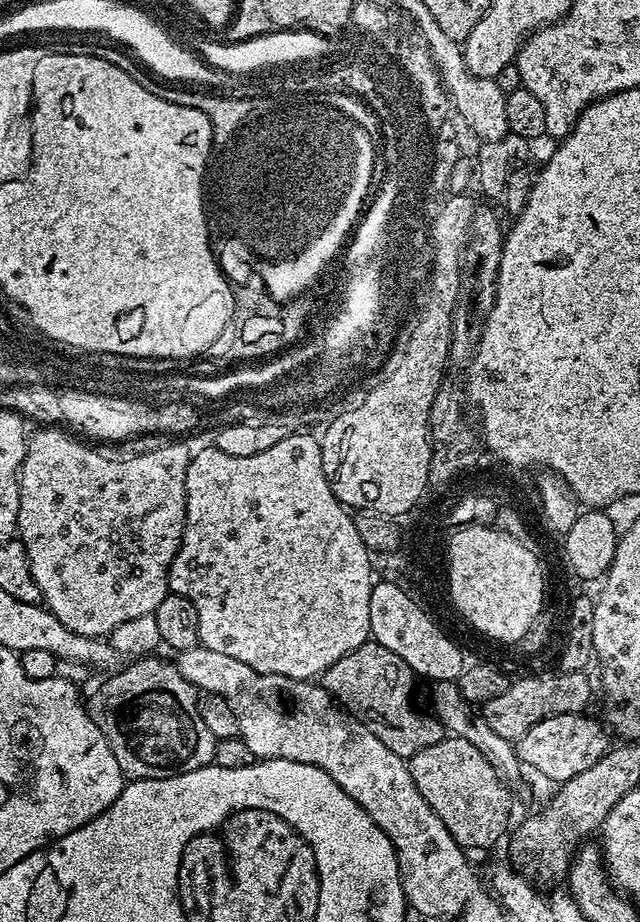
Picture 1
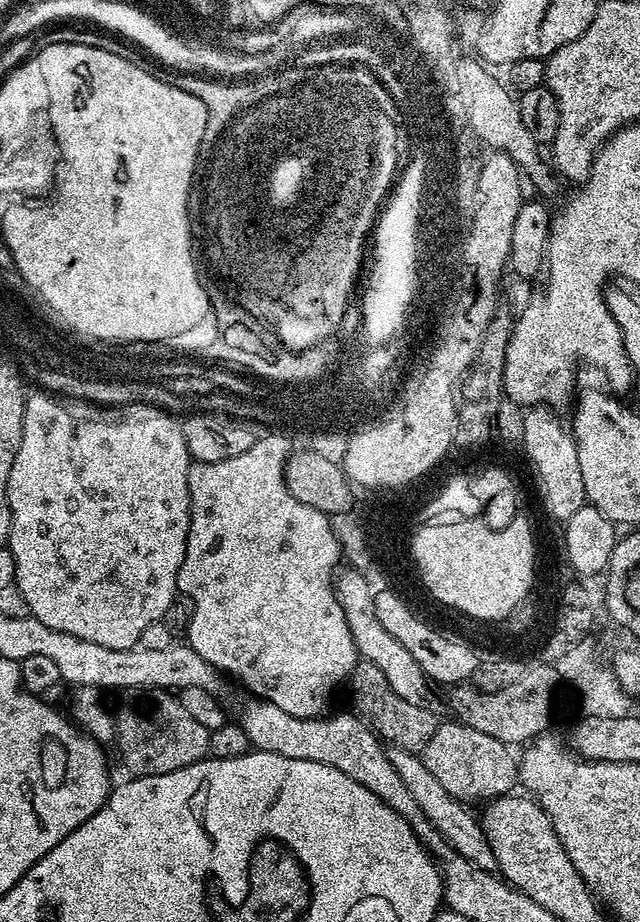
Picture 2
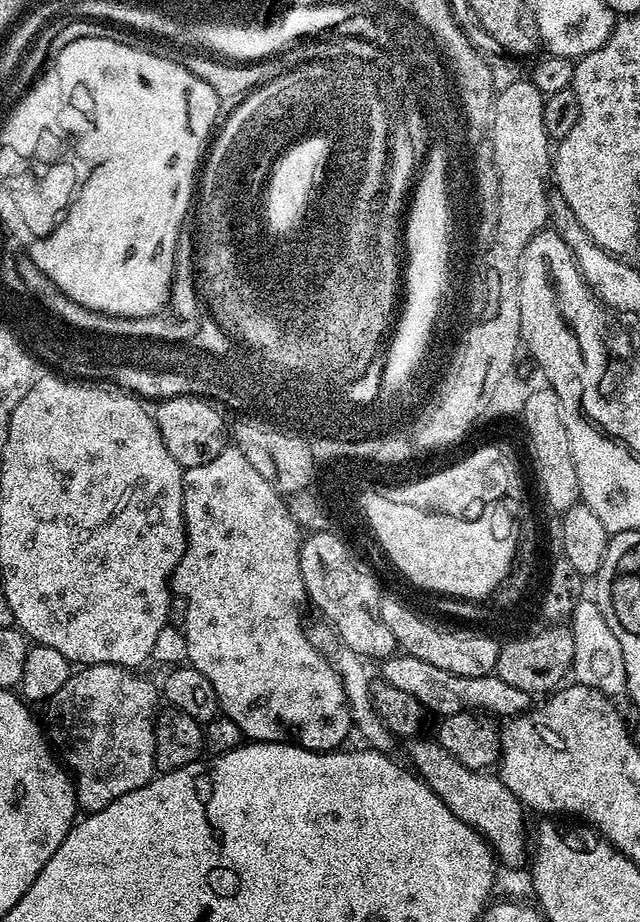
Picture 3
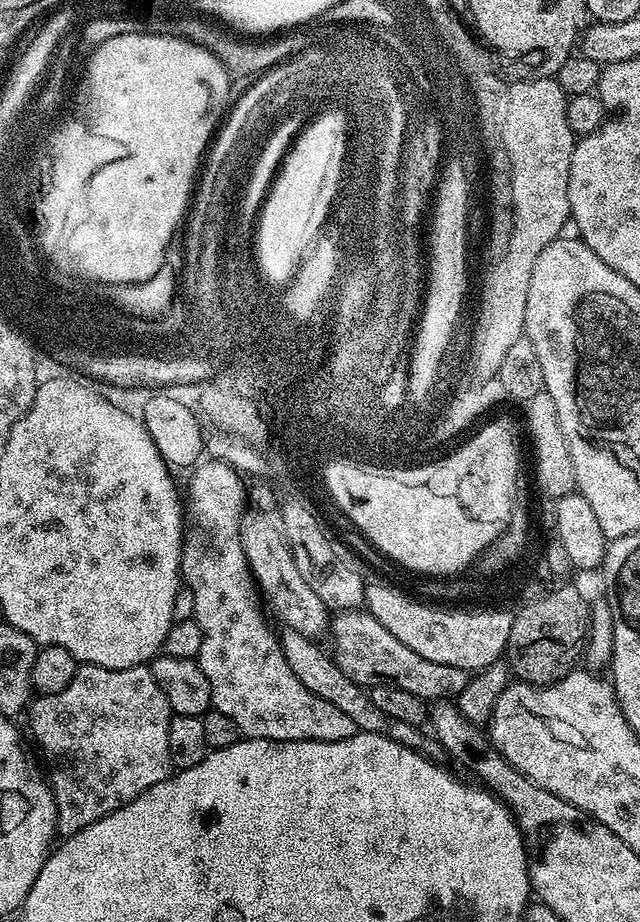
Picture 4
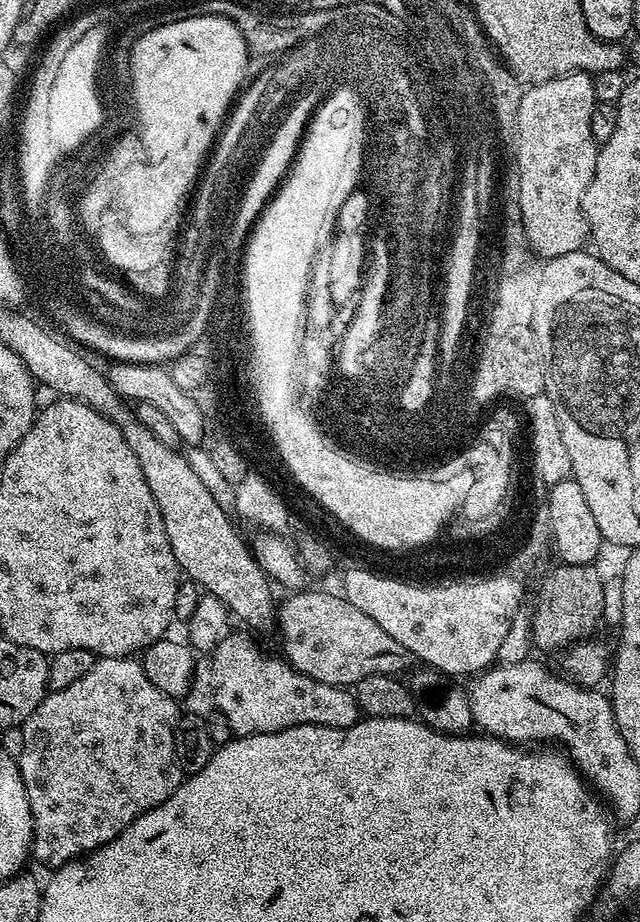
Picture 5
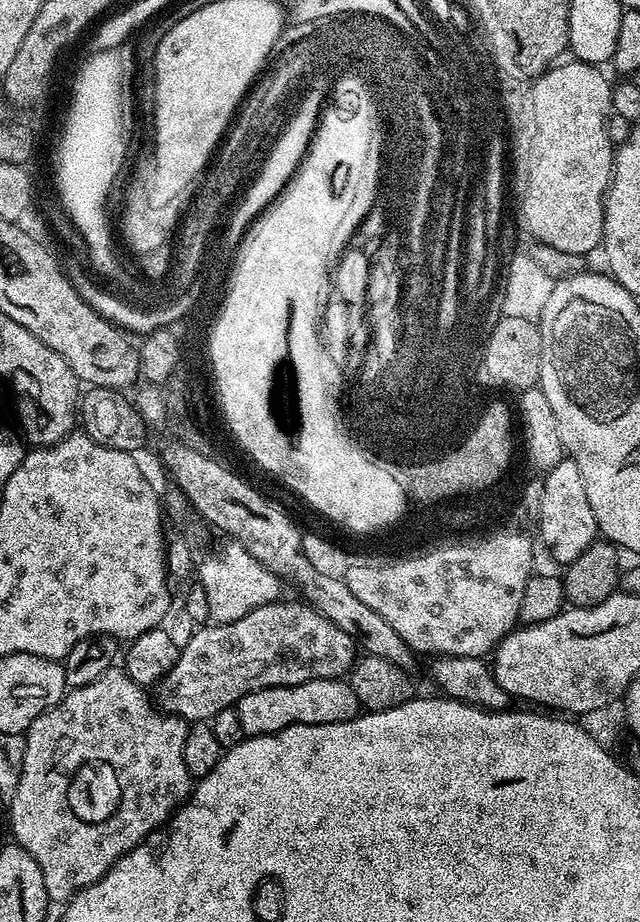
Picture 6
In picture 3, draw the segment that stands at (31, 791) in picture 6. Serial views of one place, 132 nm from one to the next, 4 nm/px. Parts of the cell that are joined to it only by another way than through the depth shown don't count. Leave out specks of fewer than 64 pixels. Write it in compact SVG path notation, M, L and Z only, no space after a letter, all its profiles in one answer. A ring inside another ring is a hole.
M89 664L81 667L79 670L73 671L72 676L66 682L66 686L62 686L62 690L58 690L58 694L54 694L52 700L47 701L48 708L48 732L46 728L46 736L54 745L55 751L58 753L59 759L66 765L76 786L76 802L77 805L85 813L97 812L105 808L110 802L114 802L118 798L122 798L122 794L130 794L130 790L138 790L142 786L146 786L146 782L150 782L152 777L157 775L156 766L156 722L158 715L158 707L156 708L156 696L158 700L158 688L151 684L141 673L136 670L119 668L117 664Z

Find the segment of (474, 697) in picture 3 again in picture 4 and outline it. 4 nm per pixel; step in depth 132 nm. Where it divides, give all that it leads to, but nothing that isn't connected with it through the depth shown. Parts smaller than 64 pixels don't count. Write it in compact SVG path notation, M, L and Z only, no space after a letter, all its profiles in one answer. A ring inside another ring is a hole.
M340 610L331 617L330 655L336 665L354 682L371 690L389 684L398 690L406 690L426 702L437 700L455 701L462 690L466 690L470 676L458 666L442 666L442 662L430 662L422 654L414 654L390 630L385 630L382 622L366 610Z

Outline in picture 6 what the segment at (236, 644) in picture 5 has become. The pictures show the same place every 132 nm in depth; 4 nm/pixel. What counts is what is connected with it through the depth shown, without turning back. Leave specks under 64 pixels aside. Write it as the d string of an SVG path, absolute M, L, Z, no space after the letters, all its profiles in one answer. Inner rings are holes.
M347 679L311 680L293 688L267 688L251 692L234 705L245 737L265 736L295 724L333 724L346 722L361 711L358 698Z

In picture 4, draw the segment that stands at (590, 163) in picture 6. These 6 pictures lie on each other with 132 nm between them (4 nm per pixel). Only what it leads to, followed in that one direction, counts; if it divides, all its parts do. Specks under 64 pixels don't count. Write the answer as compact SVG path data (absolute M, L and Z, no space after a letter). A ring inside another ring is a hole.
M554 78L548 80L520 80L517 84L507 85L508 117L504 123L504 140L507 140L508 152L512 152L512 164L516 164L516 232L507 240L510 244L505 265L500 264L484 288L484 316L480 316L480 336L476 336L476 364L483 374L496 368L498 363L506 362L510 346L524 336L526 322L526 294L530 294L530 274L534 274L534 262L538 254L550 246L550 242L561 239L564 227L569 227L570 210L570 160L574 158L574 146L577 135L572 132L567 120L567 106L570 97L558 86Z

